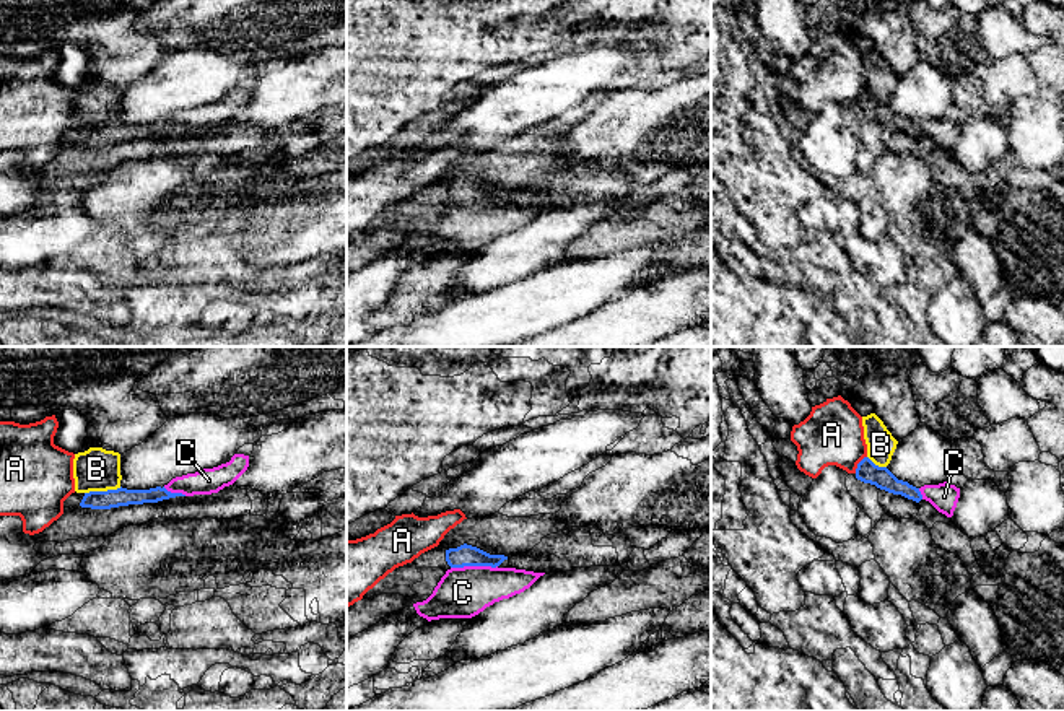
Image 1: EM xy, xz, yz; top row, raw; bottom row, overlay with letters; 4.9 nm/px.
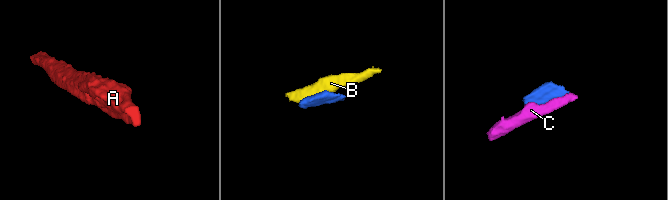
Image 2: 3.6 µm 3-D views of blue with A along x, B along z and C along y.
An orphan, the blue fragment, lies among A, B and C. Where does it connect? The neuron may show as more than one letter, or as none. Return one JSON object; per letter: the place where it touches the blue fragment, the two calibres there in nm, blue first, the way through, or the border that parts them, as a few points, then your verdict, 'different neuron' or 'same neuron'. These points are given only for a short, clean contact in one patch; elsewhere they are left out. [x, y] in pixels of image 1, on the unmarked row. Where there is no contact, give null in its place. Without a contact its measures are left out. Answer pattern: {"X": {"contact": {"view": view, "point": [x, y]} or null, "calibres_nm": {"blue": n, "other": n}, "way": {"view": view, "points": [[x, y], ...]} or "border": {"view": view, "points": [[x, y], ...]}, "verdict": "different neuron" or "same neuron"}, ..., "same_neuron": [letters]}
{"A": {"contact": {"view": "yz", "point": [858, 100]}, "calibres_nm": {"blue": 110, "other": 300}, "verdict": "different neuron"}, "B": {"contact": {"view": "xy", "point": [103, 127]}, "calibres_nm": {"blue": 100, "other": 220}, "verdict": "different neuron"}, "C": {"contact": {"view": "xz", "point": [474, 200]}, "calibres_nm": {"blue": 110, "other": 260}, "verdict": "same neuron"}, "same_neuron": ["C"]}

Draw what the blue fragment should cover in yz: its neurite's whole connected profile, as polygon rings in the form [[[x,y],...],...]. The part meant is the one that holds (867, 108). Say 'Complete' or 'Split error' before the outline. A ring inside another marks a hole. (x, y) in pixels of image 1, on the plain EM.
Split error. [[[864,93],[857,99],[856,114],[864,119],[875,120],[888,129],[901,130],[916,138],[926,135],[947,153],[953,151],[960,133],[960,124],[950,120],[948,117],[916,124],[908,117],[898,116],[887,103],[875,101],[869,93]]]

